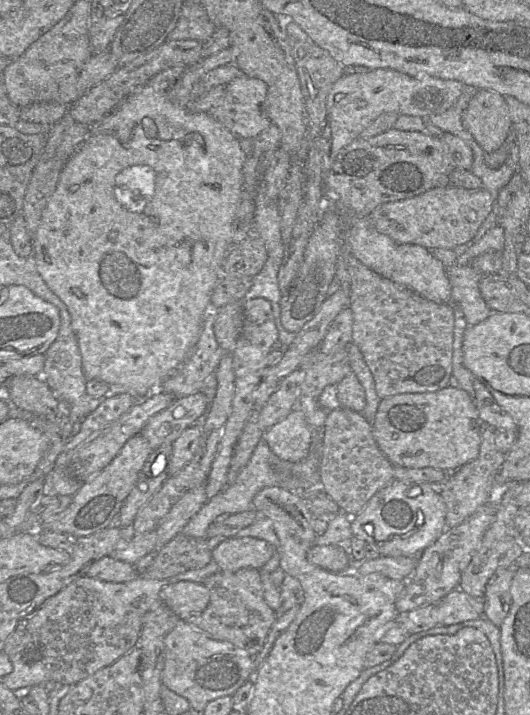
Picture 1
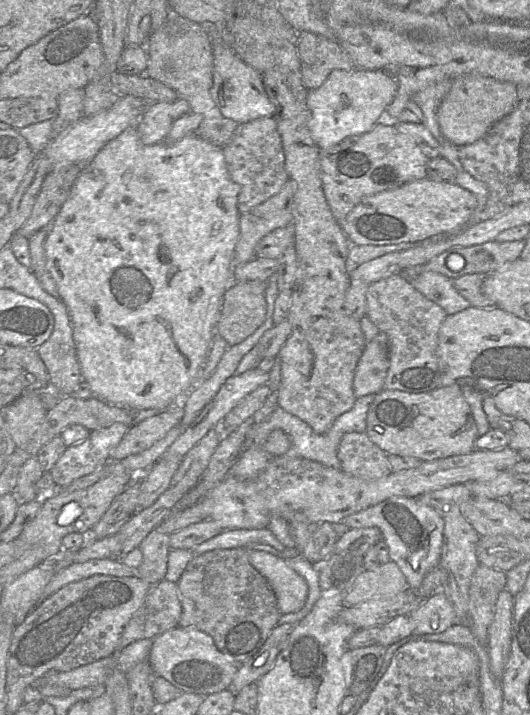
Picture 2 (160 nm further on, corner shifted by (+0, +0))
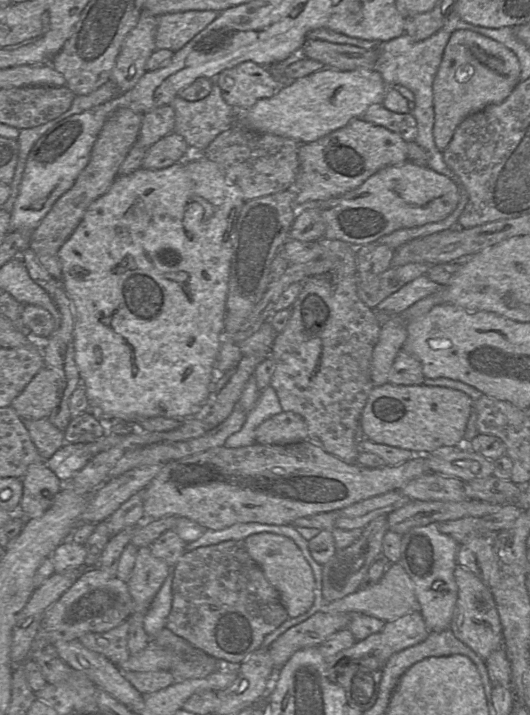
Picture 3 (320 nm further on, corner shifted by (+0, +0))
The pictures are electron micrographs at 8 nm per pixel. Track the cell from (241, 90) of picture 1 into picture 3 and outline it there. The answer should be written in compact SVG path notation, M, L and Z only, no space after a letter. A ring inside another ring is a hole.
M242 62L220 72L214 79L222 97L232 108L247 108L258 100L272 97L282 86L269 67Z

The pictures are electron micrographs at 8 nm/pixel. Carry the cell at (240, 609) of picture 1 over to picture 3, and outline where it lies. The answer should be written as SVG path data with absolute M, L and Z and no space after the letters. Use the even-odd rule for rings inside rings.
M226 540L186 551L173 567L172 608L165 627L224 665L238 666L262 646L265 636L289 618L278 591L248 554L244 540Z

